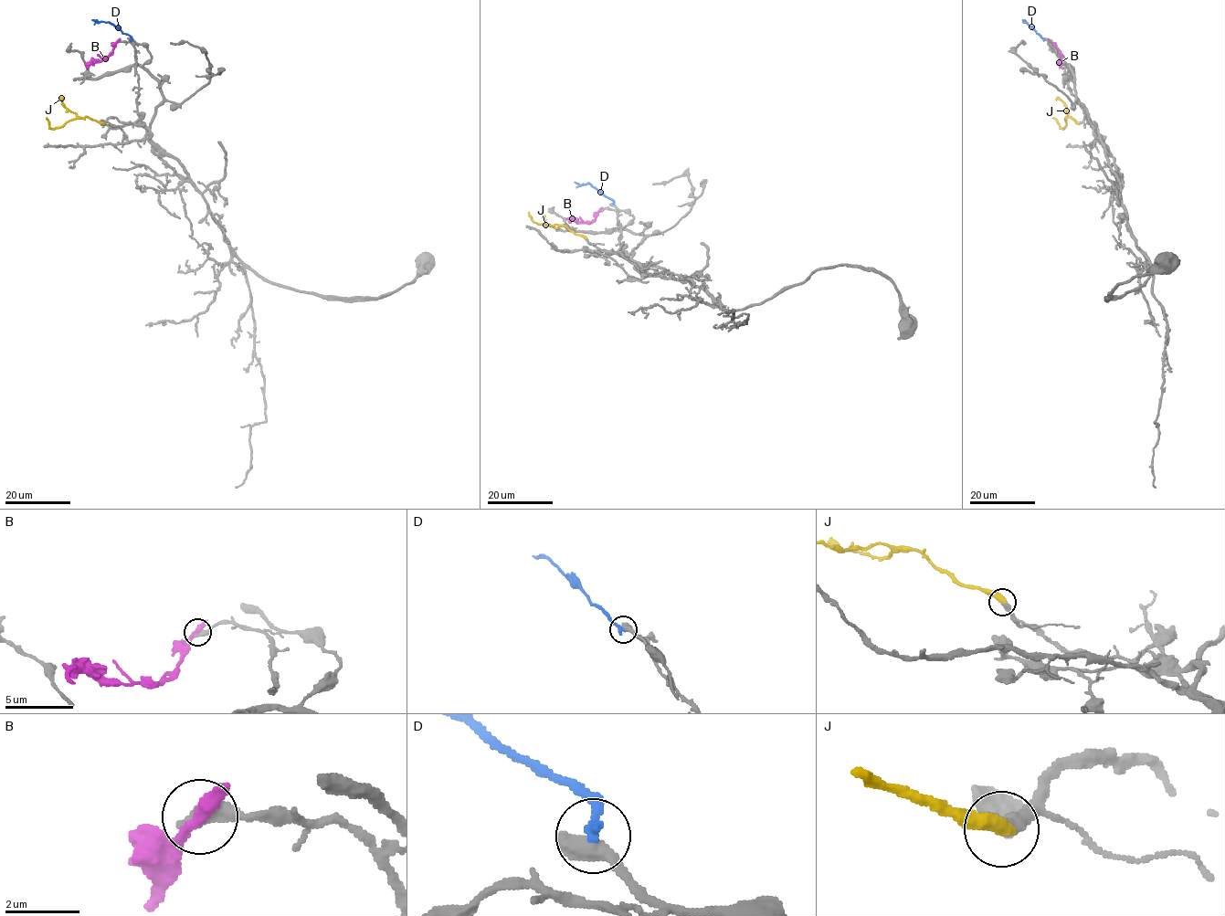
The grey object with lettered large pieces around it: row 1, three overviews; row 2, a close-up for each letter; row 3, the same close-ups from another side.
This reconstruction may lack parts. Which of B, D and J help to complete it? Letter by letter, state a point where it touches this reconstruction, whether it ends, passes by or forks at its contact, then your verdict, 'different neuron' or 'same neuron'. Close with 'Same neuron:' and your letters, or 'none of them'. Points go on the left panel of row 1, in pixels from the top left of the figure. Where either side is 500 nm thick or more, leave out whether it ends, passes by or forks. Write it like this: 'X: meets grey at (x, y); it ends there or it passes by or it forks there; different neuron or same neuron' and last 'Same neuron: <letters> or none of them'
B: meets grey at (117, 41); it passes by; different neuron
D: meets grey at (131, 39); different neuron
J: meets grey at (103, 123); it ends there; same neuron
Same neuron: J

